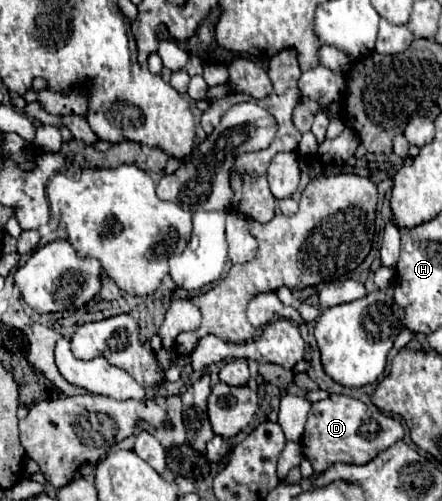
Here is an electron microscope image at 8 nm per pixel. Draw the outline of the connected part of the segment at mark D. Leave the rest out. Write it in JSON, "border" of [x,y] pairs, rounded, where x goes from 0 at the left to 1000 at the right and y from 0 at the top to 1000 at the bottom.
{"border":[[[749,788],[735,800],[708,804],[681,876],[681,896],[690,916],[708,928],[713,944],[731,944],[762,920],[794,920],[803,928],[830,924],[867,896],[885,892],[898,876],[907,876],[912,864],[912,848],[898,836],[867,828],[857,816],[839,816],[799,792]]]}

